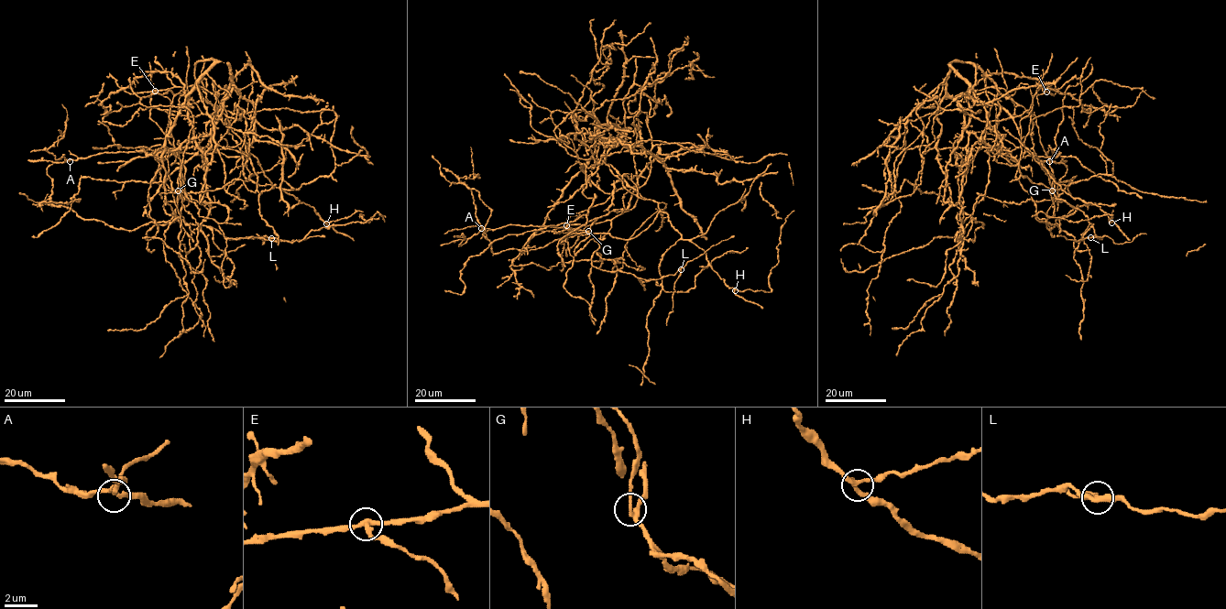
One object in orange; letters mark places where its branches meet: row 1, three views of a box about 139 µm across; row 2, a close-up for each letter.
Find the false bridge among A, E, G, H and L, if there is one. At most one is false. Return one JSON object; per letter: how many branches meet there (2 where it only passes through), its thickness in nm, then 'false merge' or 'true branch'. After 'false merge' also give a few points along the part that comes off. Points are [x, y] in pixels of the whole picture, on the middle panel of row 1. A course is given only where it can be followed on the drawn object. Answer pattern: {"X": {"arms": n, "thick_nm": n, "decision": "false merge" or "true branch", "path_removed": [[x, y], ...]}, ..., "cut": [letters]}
{"A": {"arms": 3, "thick_nm": 240, "decision": "true branch"}, "E": {"arms": 3, "thick_nm": 280, "decision": "true branch"}, "G": {"arms": 3, "thick_nm": 260, "decision": "true branch"}, "H": {"arms": 3, "thick_nm": 280, "decision": "true branch"}, "L": {"arms": 3, "thick_nm": 280, "decision": "false merge", "path_removed": [[681, 269], [667, 325]]}, "cut": ["L"]}

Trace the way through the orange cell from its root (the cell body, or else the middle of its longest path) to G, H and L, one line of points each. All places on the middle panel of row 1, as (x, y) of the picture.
G: (660, 210), (655, 201), (625, 187), (606, 201), (581, 212), (566, 226), (572, 233), (588, 231)
H: (660, 210), (668, 215), (668, 220), (684, 239), (689, 239), (704, 250), (710, 266), (735, 290)
L: (660, 210), (625, 187), (566, 226), (594, 237), (598, 248), (591, 264), (599, 269), (649, 280), (681, 269)

